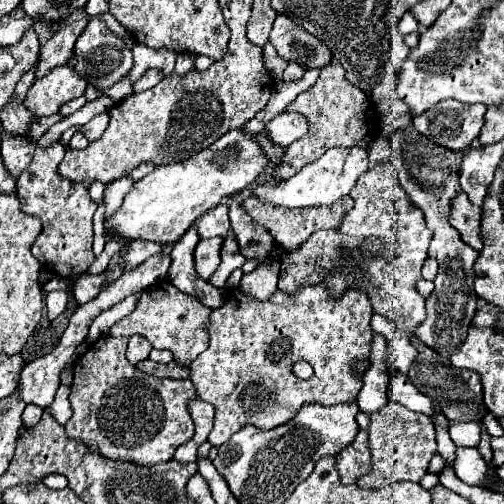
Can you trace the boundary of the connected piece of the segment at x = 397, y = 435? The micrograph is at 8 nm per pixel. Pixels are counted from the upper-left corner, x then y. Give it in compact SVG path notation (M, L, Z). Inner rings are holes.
M386 404L370 416L368 434L370 434L370 452L372 452L372 472L356 482L360 488L378 490L402 480L420 482L420 478L428 472L428 464L436 454L436 432L432 420L426 414L410 412L400 404ZM378 460L388 468L378 468Z

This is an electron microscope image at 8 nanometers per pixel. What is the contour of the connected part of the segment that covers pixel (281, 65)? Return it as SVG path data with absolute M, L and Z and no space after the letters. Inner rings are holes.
M269 42L263 46L263 61L266 70L270 72L270 76L276 82L282 81L284 68L288 66L288 62L278 55L275 55L275 50L273 50L273 46Z

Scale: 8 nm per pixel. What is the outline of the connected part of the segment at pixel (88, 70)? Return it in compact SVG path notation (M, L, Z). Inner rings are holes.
M92 18L86 30L80 34L74 48L76 74L82 76L88 84L92 84L98 92L104 92L106 88L114 86L120 78L124 78L130 72L130 68L132 68L132 52L126 48L126 44L120 38L116 38L100 18Z

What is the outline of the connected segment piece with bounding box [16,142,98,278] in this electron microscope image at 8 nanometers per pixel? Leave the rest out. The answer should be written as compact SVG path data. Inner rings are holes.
M54 142L46 150L36 148L30 168L26 168L24 176L16 182L16 192L24 202L24 212L42 220L42 232L32 244L34 258L38 258L44 270L56 276L76 278L84 274L96 258L92 252L92 216L98 206L90 200L82 184L70 182L56 172L62 158L64 146L60 142Z

